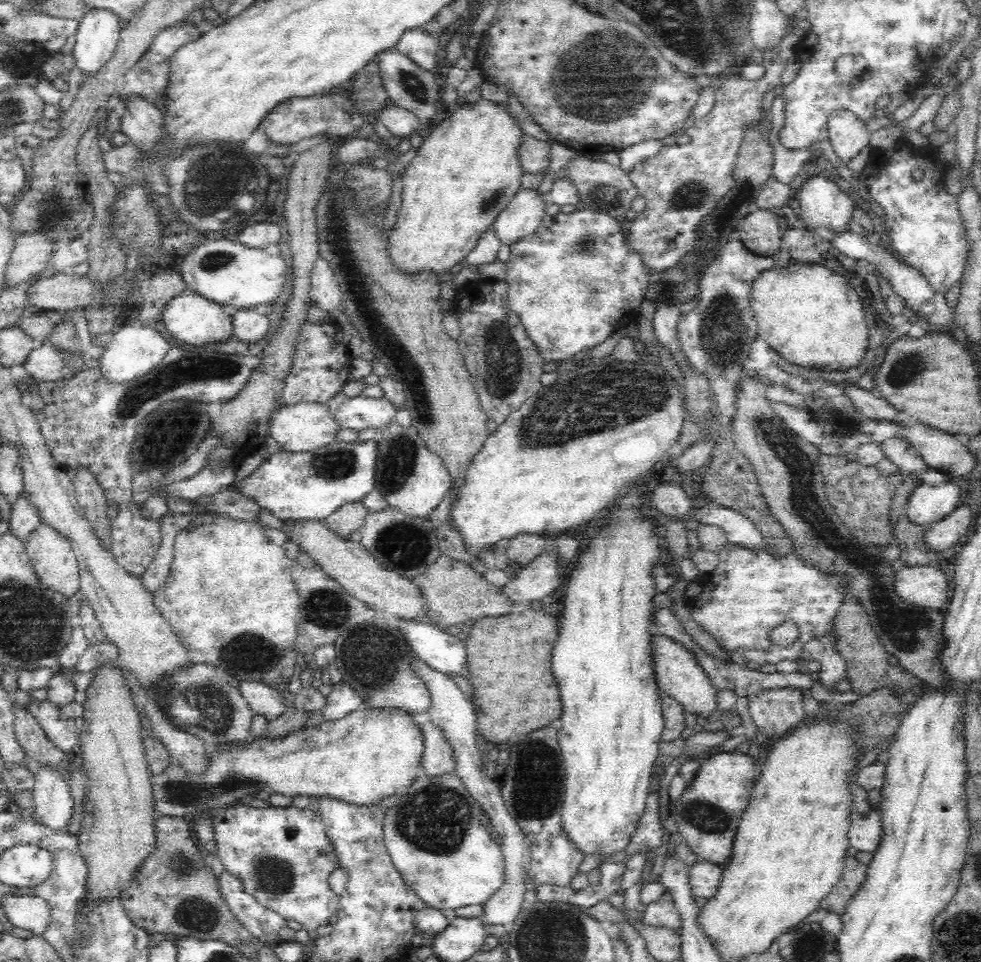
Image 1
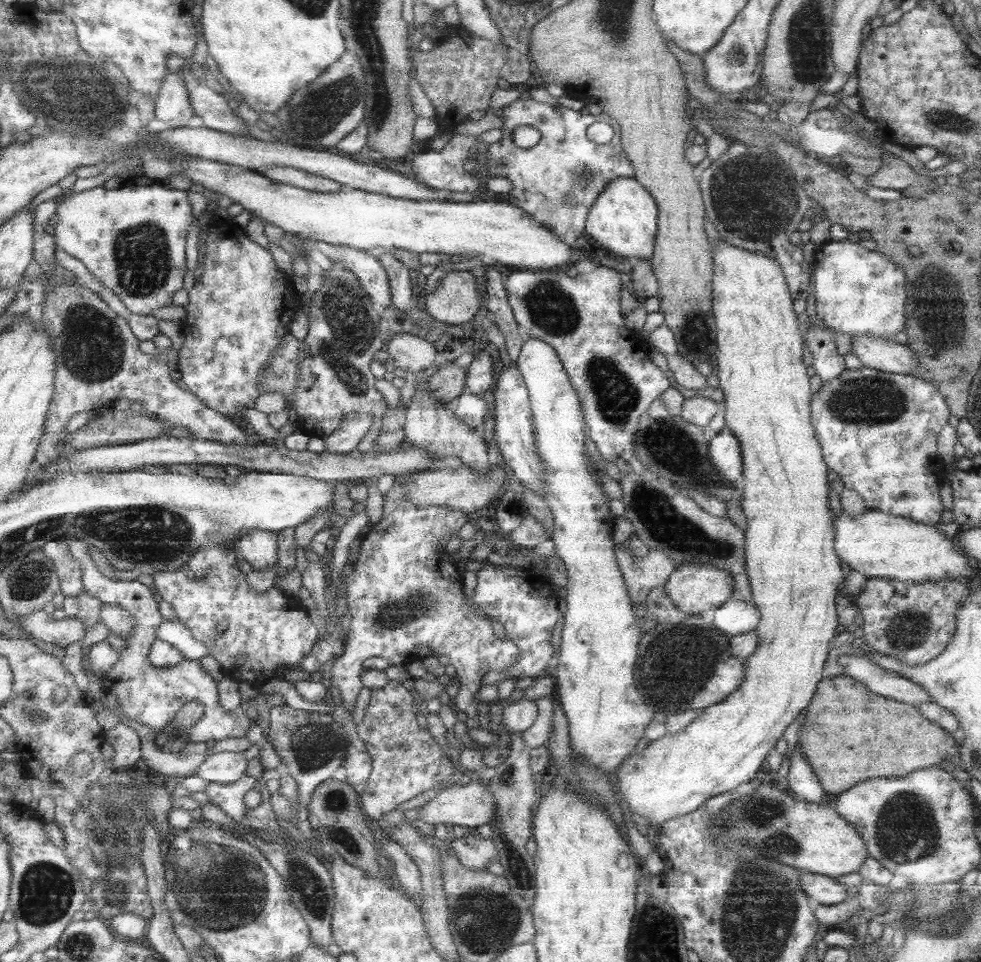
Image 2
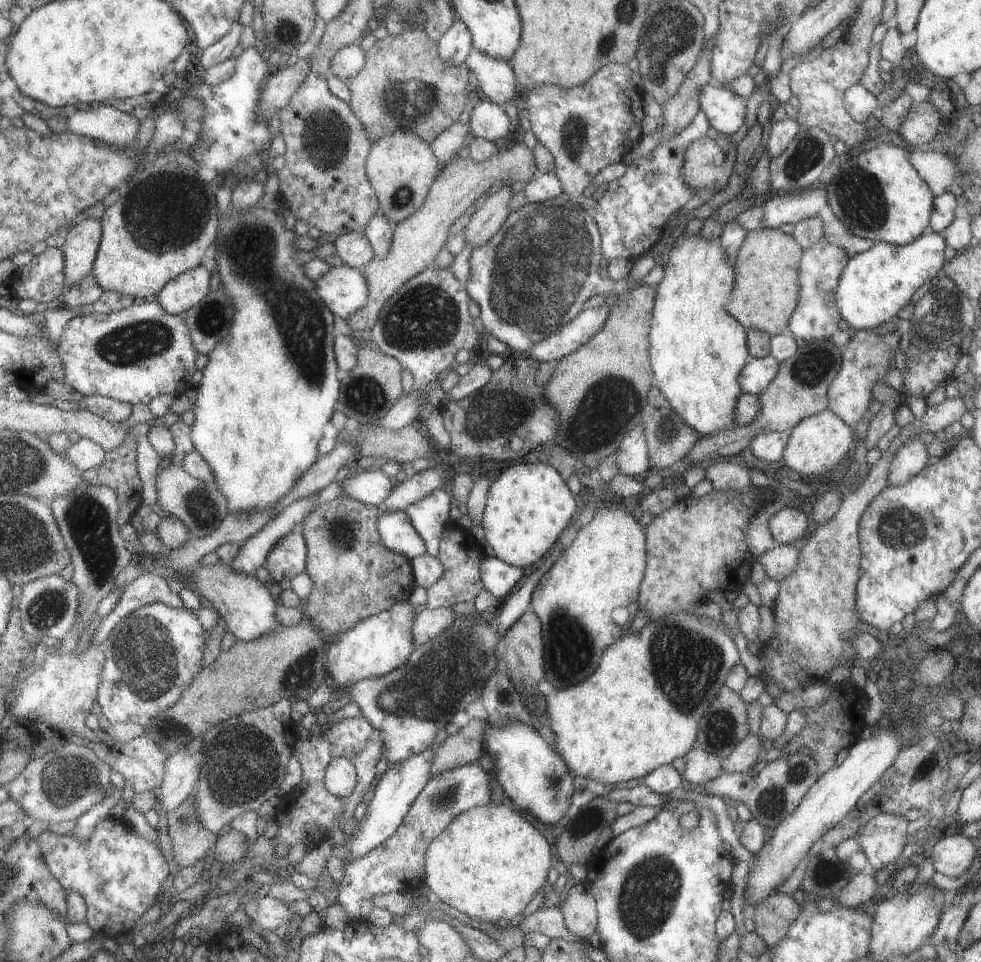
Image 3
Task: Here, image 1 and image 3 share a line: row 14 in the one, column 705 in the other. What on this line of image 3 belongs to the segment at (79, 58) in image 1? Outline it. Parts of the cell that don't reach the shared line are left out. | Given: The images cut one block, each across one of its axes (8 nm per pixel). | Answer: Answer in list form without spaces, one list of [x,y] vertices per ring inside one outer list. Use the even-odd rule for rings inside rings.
[[[705,84],[697,93],[698,110],[722,135],[736,132],[745,116],[745,99],[725,87]]]

